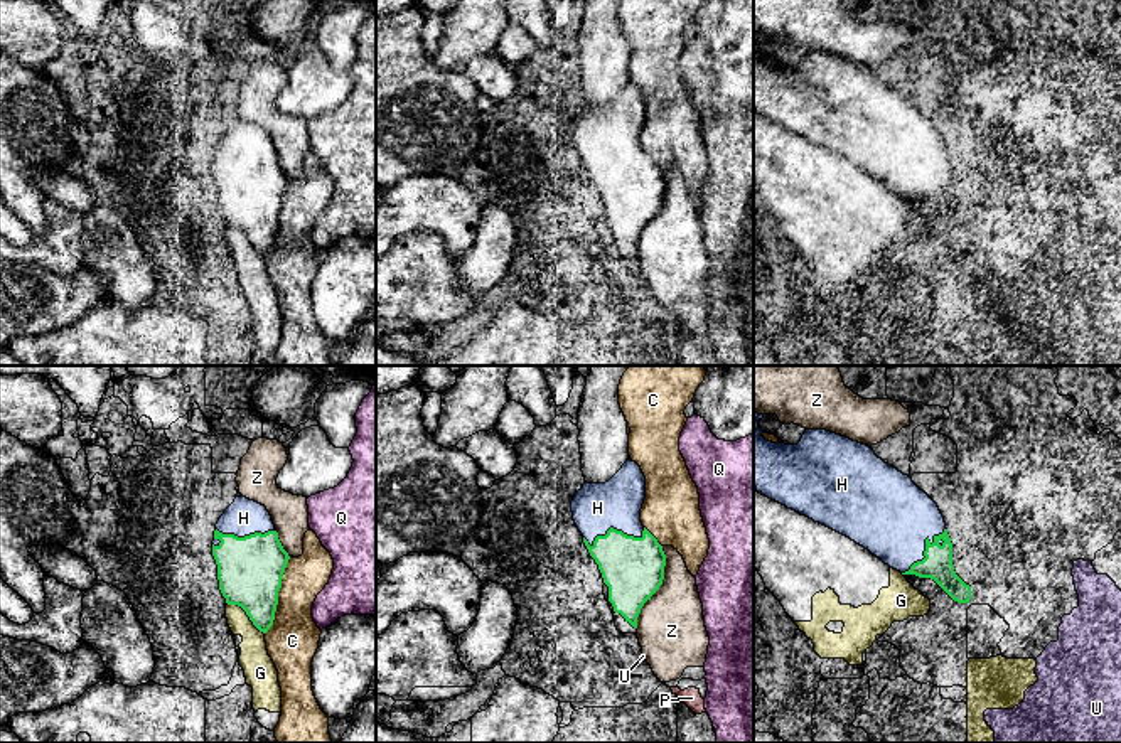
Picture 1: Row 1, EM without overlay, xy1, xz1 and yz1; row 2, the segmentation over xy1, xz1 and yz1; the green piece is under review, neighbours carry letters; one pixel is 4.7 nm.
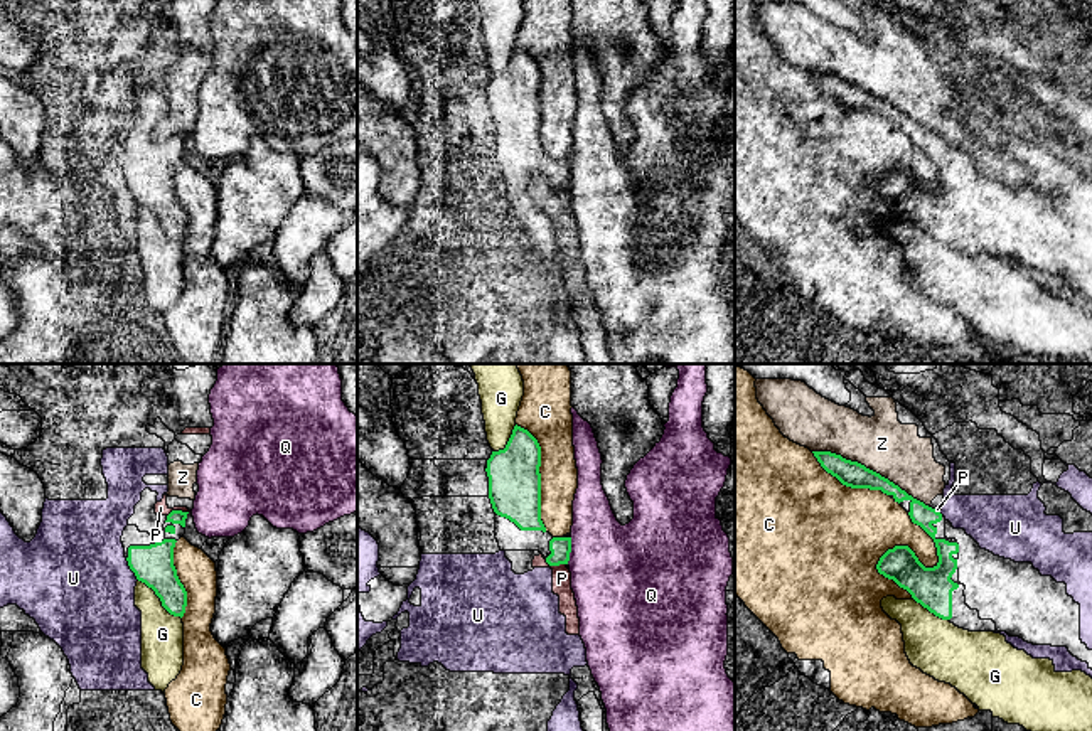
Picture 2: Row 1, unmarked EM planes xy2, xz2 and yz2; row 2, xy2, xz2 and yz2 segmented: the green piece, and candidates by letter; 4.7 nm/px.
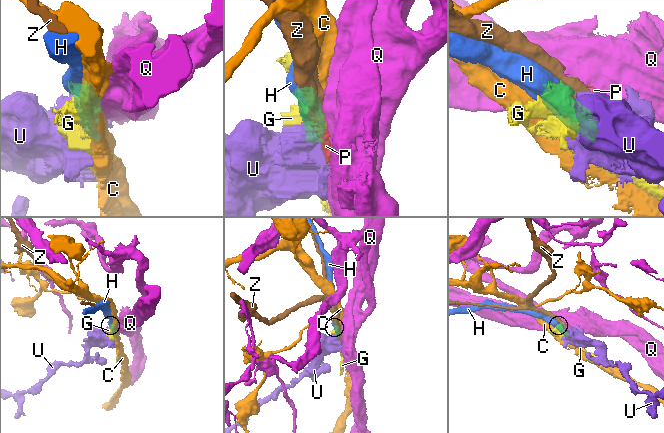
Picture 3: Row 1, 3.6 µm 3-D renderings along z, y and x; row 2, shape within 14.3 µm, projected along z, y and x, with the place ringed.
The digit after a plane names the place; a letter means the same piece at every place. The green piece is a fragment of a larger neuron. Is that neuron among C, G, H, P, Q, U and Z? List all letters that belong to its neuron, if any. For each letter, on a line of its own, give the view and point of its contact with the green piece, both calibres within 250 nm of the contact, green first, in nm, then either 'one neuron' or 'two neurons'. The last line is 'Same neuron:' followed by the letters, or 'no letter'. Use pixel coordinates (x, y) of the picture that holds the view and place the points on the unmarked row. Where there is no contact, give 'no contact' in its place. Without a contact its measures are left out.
C: yz2 (910, 172) | 190/320 nm | two neurons
G: xy2 (160, 223) | 190/200 nm | two neurons
H: xz1 (614, 152) | 300/240 nm | one neuron
P: xz2 (555, 187) | 100/100 nm | two neurons
Q: xz2 (570, 174) | 100/440 nm | two neurons
U: xy2 (130, 191) | 190/500 nm | two neurons
Z: yz2 (872, 93) | 130/280 nm | two neurons
Same neuron: H

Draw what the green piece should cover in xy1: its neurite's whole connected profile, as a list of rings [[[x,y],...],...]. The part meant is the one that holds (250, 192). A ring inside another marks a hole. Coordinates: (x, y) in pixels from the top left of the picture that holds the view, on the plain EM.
[[[236,120],[216,147],[212,179],[226,226],[241,229],[253,248],[266,256],[290,182],[266,130]]]

